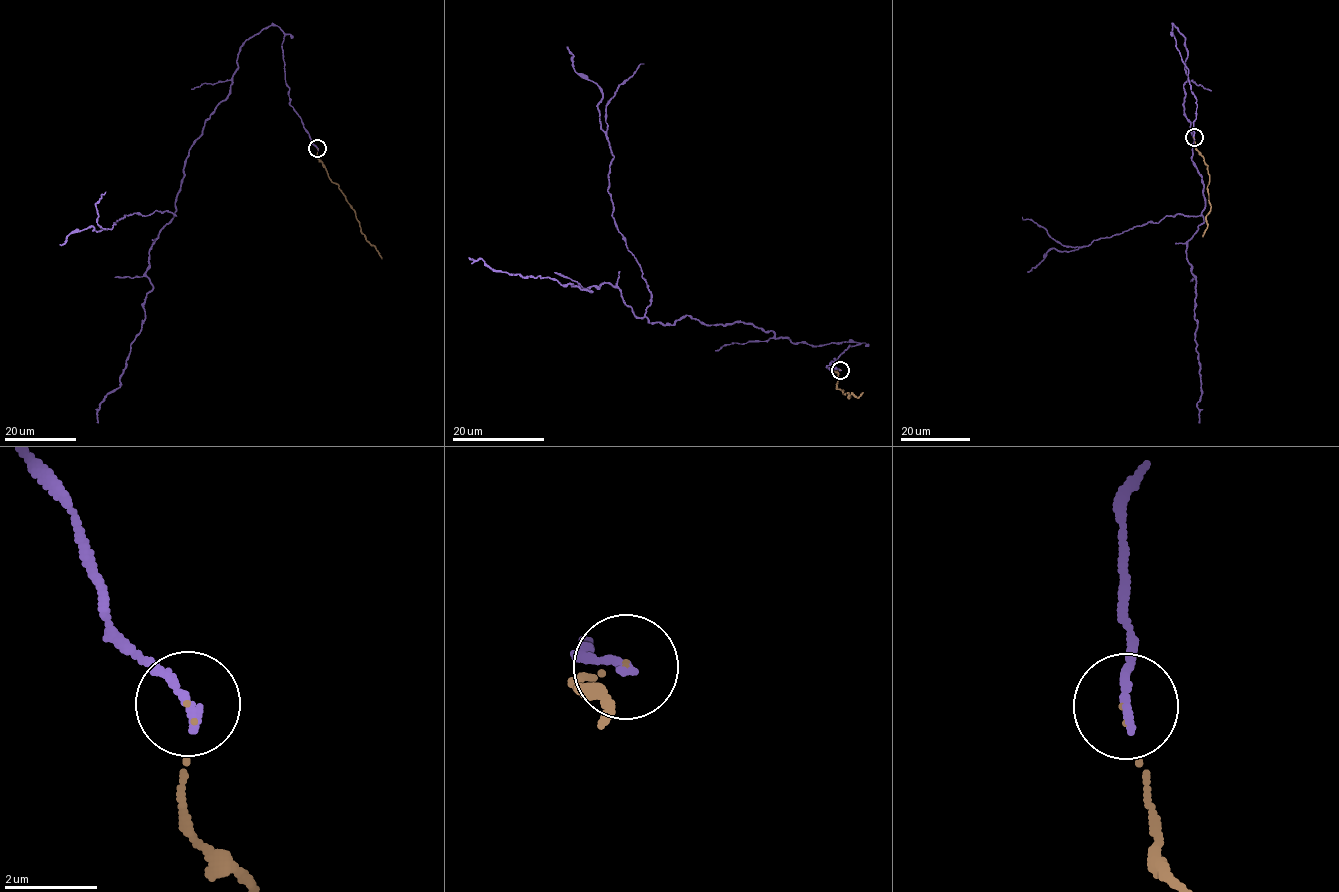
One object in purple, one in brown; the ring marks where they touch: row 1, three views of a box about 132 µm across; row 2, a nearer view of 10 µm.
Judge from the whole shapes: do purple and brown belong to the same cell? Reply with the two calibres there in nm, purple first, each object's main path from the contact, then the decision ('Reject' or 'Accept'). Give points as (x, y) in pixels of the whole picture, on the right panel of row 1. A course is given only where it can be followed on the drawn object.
Thickness 200 nm (purple) against 40 nm. Course of purple: (1194, 137), (1172, 25), (1184, 37), (1183, 110), (1204, 185), (1203, 221), (1185, 252), (1199, 423). Course of brown: (1194, 137), (1210, 178), (1207, 187), (1210, 211), (1202, 236). Accept

